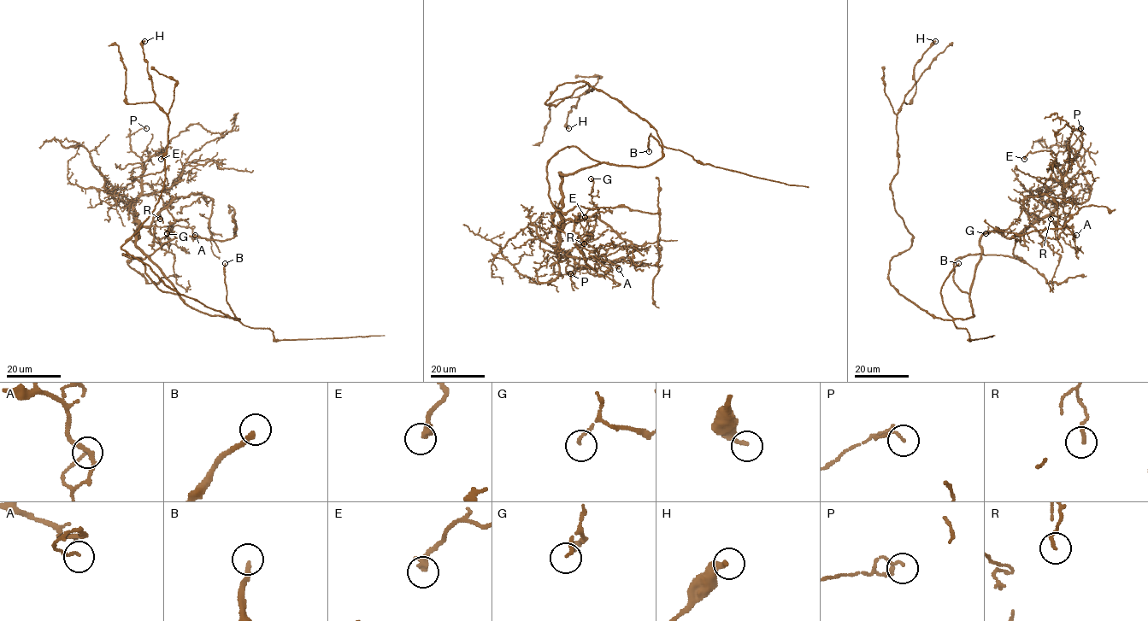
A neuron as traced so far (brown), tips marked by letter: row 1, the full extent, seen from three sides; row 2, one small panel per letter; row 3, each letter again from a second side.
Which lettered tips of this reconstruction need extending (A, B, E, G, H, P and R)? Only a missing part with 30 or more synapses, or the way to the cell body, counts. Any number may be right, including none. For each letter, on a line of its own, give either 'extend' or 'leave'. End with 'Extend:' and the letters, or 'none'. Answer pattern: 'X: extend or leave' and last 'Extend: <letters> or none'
A: leave
B: extend
E: leave
G: leave
H: leave
P: leave
R: leave
Extend: B

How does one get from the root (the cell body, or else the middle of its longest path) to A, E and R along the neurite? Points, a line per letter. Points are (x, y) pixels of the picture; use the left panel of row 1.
A: (235, 319), (188, 306), (136, 244), (142, 226), (157, 238), (176, 225), (195, 235)
E: (235, 319), (188, 306), (136, 244), (133, 203), (144, 163), (162, 148), (156, 151), (163, 150), (161, 159)
R: (235, 319), (188, 306), (136, 244), (137, 231), (138, 237), (173, 196), (160, 219)

